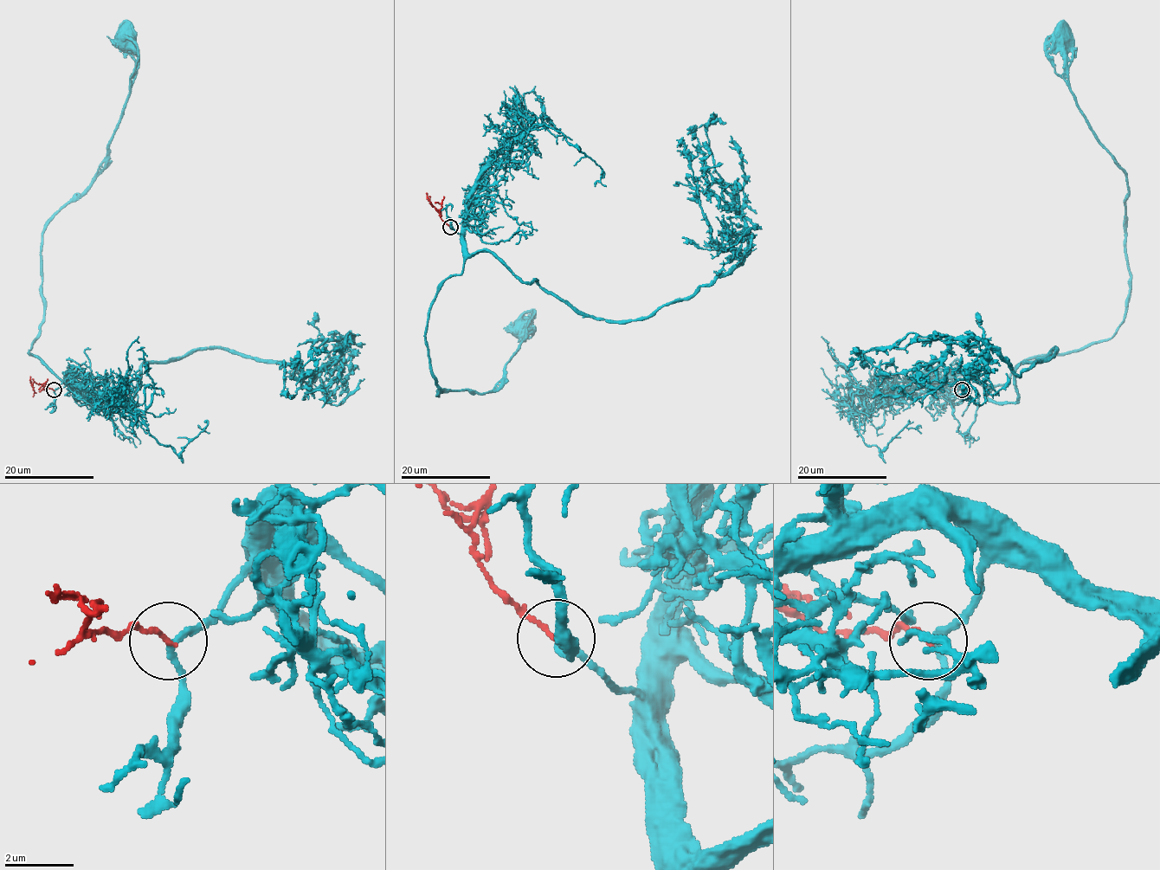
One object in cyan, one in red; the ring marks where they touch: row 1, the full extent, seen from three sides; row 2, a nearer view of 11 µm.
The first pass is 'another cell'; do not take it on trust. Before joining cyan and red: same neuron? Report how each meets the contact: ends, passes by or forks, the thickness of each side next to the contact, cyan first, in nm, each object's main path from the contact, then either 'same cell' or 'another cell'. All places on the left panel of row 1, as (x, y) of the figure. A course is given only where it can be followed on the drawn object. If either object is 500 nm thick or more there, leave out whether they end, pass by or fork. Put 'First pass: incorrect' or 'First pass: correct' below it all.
cyan passes by | red ends | 160/120 nm | cyan via (53, 390), (66, 380), (28, 351), (43, 322), (41, 231), (106, 156), (138, 67), (125, 38) | red via (53, 390), (43, 389), (34, 381), (33, 396) | another cell
First pass: correct

